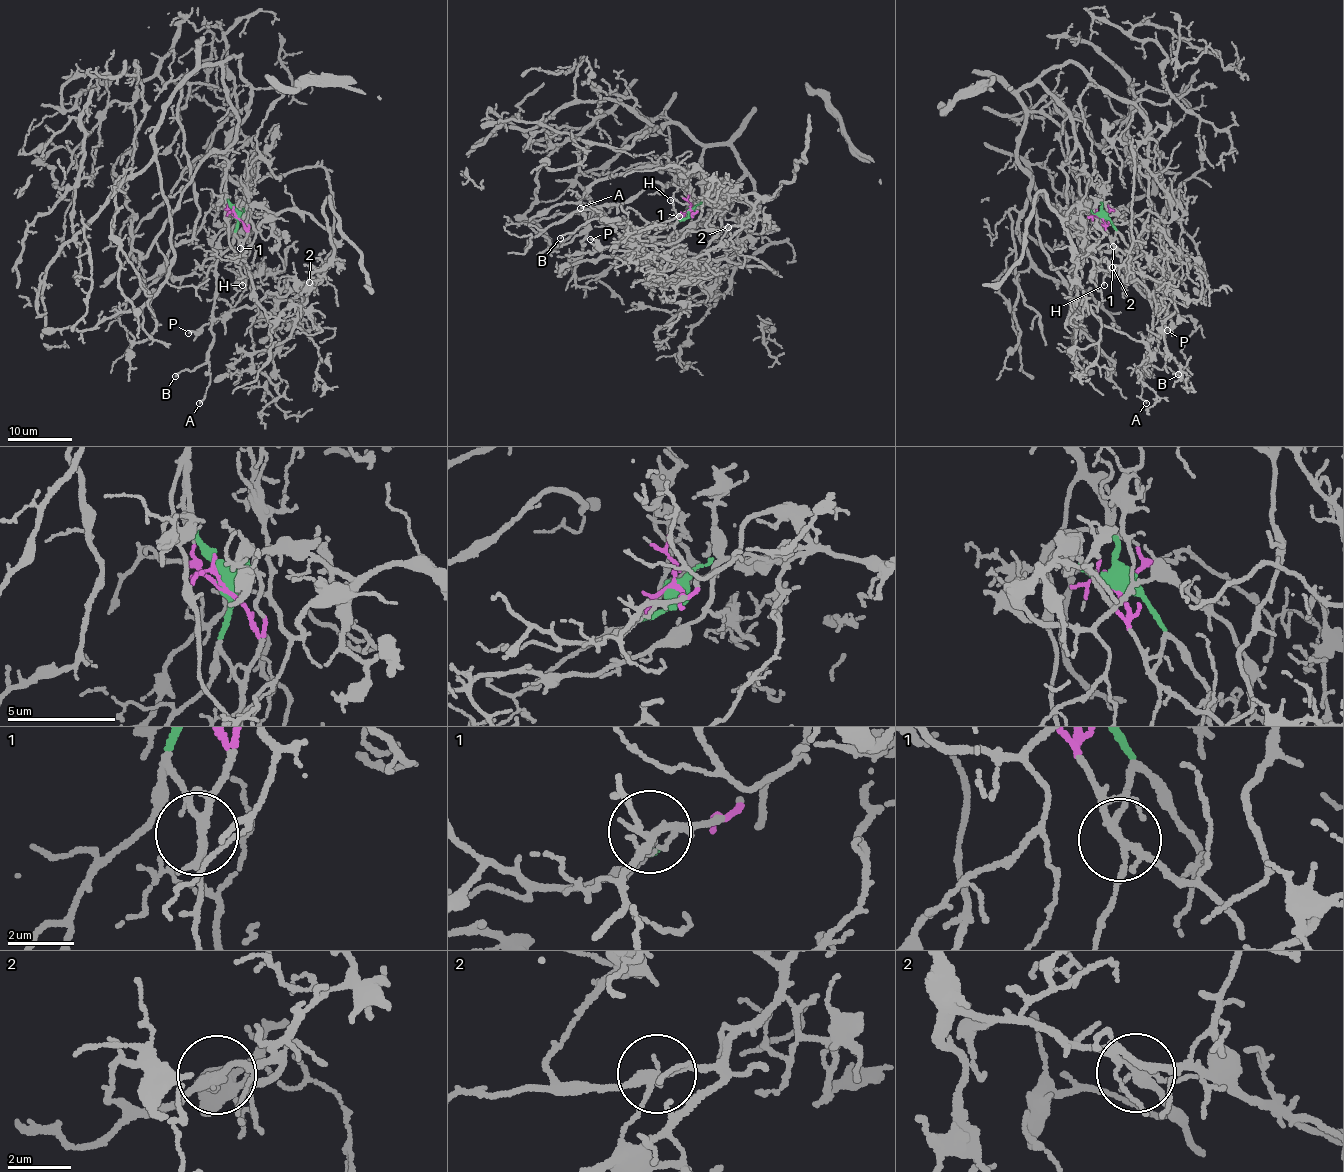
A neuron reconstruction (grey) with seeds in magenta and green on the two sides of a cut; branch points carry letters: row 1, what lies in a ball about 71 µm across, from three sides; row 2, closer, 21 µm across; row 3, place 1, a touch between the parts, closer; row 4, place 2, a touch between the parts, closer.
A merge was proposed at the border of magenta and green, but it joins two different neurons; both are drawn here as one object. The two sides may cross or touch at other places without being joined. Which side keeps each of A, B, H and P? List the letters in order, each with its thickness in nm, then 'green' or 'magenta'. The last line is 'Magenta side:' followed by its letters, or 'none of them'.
A: calibre 110 nm; green
B: calibre 100 nm; green
H: calibre 120 nm; green
P: calibre 130 nm; magenta
Magenta side: P

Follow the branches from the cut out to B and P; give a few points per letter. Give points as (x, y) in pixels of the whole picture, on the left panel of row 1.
B: (237, 216), (231, 246), (214, 272), (214, 342), (208, 359), (175, 377)
P: (237, 216), (246, 227), (247, 207), (307, 211), (331, 233), (327, 270), (188, 333)

